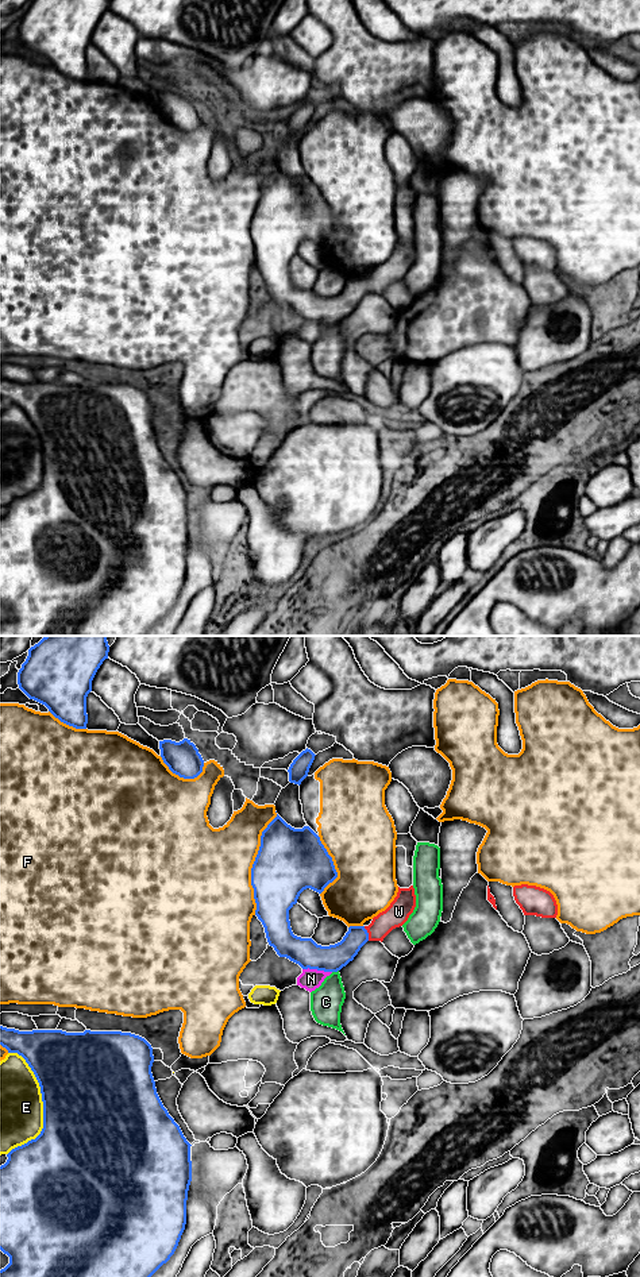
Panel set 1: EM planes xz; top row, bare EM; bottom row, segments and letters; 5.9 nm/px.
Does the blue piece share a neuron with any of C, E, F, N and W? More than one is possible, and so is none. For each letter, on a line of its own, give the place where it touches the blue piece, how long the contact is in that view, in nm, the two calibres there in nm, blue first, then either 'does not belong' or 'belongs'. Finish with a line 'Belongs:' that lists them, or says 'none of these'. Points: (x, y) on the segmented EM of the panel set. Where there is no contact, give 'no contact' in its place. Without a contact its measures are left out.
C: xz (335, 971) | 40 nm | 170/190 nm | does not belong
E: xz (43, 1108) | 600 nm | 500/260 nm | does not belong
F: xz (254, 863) | 650 nm | 380/460 nm | does not belong
N: xz (317, 969) | 180 nm | 170/130 nm | does not belong
W: xz (367, 933) | 90 nm | 160/140 nm | belongs
Belongs: W

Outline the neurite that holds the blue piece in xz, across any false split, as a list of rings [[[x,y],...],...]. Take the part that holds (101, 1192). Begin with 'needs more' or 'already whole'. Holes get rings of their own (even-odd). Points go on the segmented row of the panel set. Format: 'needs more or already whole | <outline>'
already whole | [[[0,1026],[0,1045],[8,1050],[8,1053],[18,1053],[22,1056],[31,1070],[34,1072],[42,1093],[43,1102],[43,1129],[41,1134],[28,1141],[27,1143],[12,1149],[7,1157],[7,1162],[0,1166],[0,1250],[9,1257],[9,1264],[0,1270],[0,1277],[151,1277],[163,1264],[166,1264],[174,1254],[181,1235],[186,1224],[186,1200],[188,1191],[192,1181],[192,1161],[190,1161],[190,1143],[184,1137],[180,1126],[169,1115],[163,1107],[155,1088],[155,1081],[151,1073],[154,1062],[153,1048],[142,1037],[122,1033],[122,1031],[90,1031],[84,1033],[66,1033],[62,1030],[32,1030],[19,1031],[15,1029],[7,1029]]]

